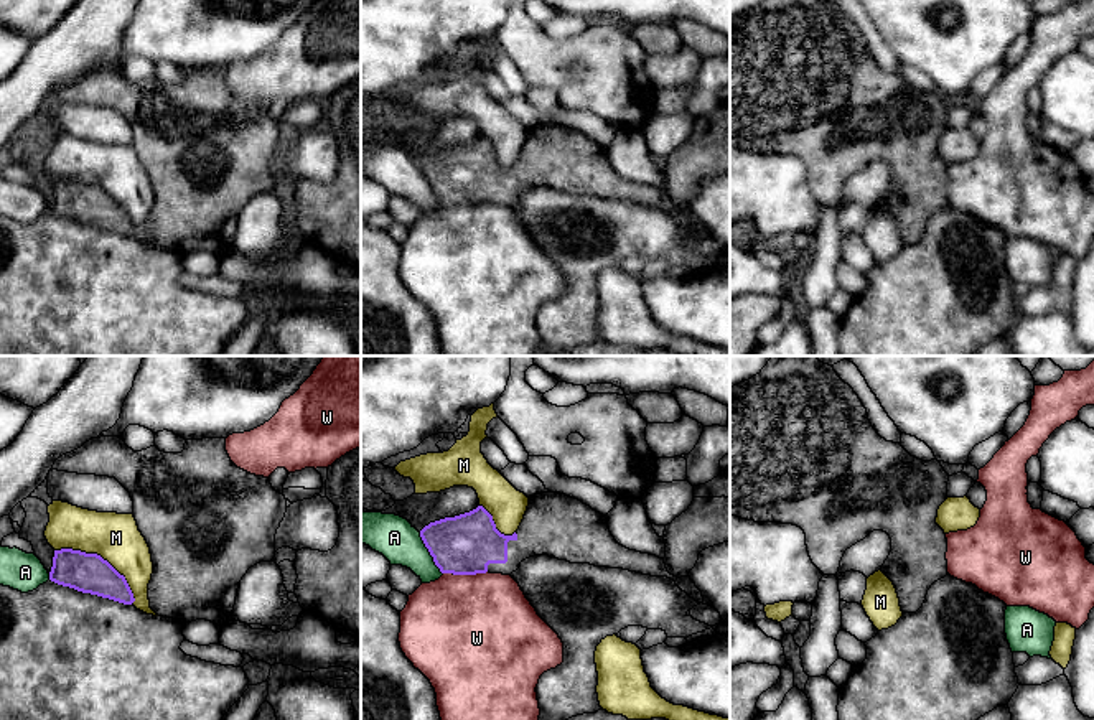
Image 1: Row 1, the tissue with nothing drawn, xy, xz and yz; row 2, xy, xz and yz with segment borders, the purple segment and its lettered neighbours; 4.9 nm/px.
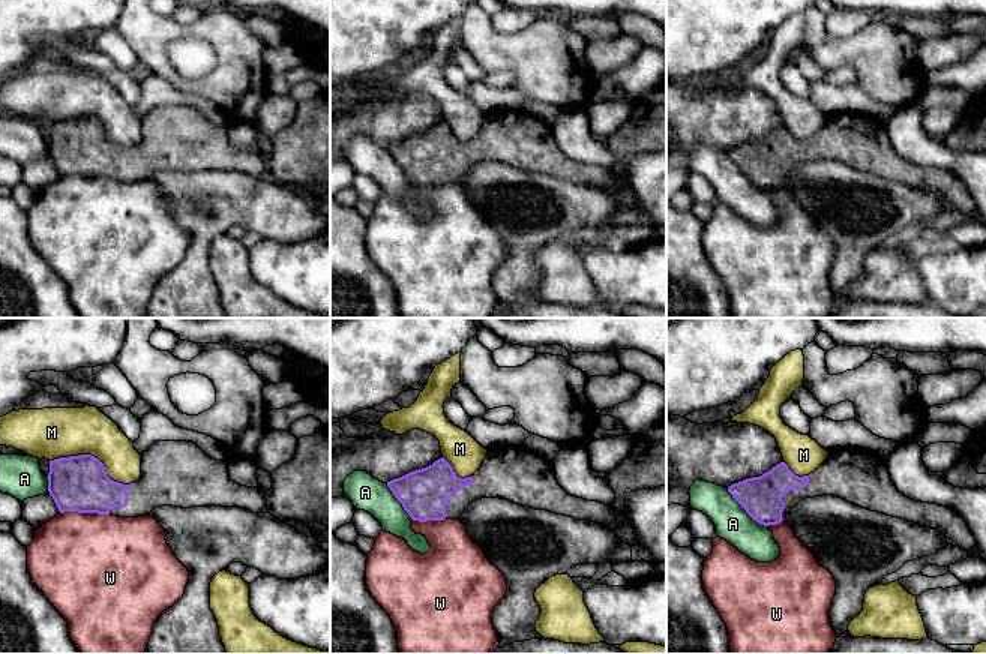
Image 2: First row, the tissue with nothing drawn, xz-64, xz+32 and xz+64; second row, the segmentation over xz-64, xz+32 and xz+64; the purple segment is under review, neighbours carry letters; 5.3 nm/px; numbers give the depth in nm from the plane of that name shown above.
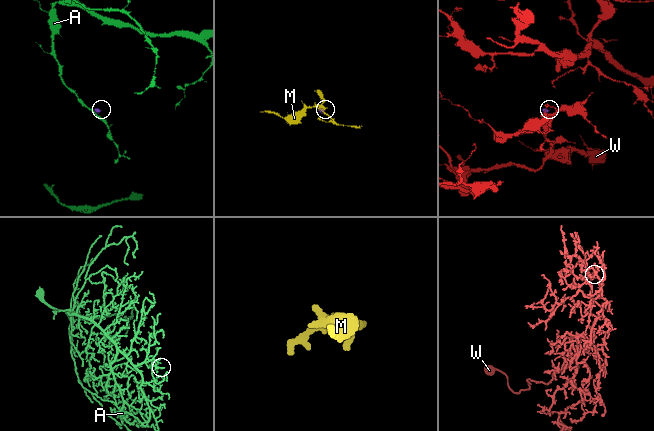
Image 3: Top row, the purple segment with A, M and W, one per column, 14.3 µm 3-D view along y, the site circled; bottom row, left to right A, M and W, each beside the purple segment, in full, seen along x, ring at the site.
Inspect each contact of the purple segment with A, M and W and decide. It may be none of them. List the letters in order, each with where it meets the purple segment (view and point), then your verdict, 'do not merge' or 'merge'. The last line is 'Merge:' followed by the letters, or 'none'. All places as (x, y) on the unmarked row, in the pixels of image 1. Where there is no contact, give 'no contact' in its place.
A: meets purple in xz at (430, 185); do not merge
M: meets purple in xy at (101, 188); do not merge
W: meets purple in xz at (465, 205); do not merge
Merge: none

